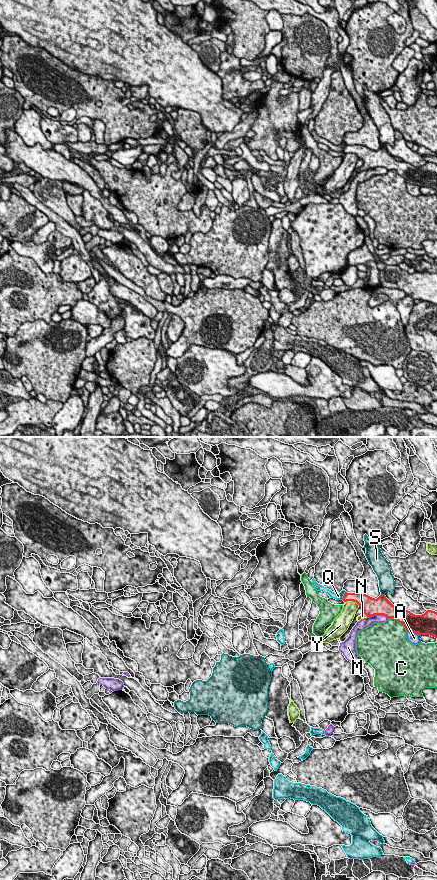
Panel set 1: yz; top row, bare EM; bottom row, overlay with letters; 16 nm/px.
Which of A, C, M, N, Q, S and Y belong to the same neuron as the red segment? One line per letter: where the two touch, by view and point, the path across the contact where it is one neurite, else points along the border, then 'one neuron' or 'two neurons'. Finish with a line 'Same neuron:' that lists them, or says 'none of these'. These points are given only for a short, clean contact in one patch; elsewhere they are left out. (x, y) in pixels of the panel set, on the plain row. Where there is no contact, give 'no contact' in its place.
A: contact yz (414, 184); two neurons
C: contact yz (398, 173); two neurons
M: contact yz (378, 166); two neurons
N: contact yz (365, 166); way yz (371, 158), (365, 166), (362, 168); one neuron
Q: contact yz (344, 147); two neurons
S: contact yz (383, 147); two neurons
Y: contact yz (352, 152); two neurons
Same neuron: N

